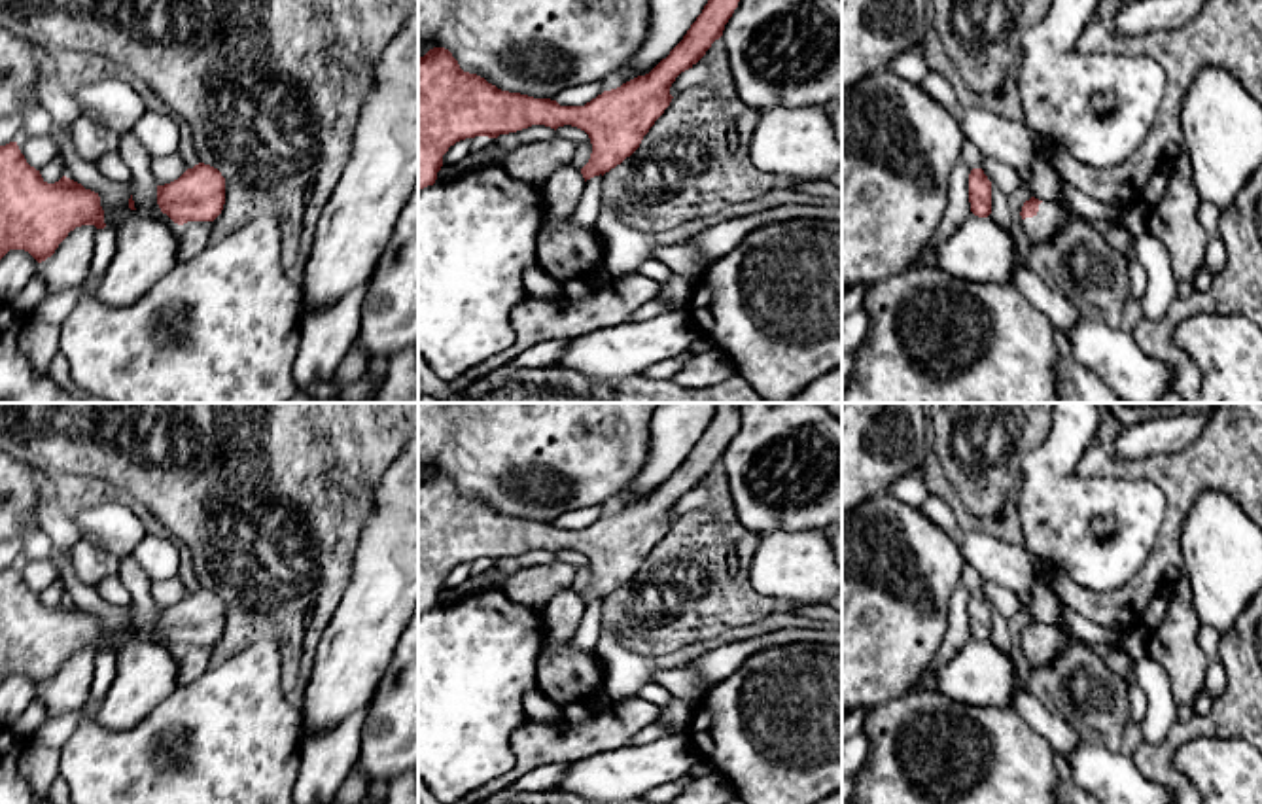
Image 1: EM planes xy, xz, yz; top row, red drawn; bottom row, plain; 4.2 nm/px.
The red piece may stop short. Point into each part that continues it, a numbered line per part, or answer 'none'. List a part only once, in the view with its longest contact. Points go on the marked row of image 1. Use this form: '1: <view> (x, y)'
1: yz (1045, 226)

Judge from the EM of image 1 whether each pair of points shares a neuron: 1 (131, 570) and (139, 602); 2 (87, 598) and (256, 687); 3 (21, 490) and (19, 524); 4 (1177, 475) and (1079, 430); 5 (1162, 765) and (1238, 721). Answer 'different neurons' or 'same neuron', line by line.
1: same neuron
2: different neurons
3: same neuron
4: different neurons
5: same neuron

